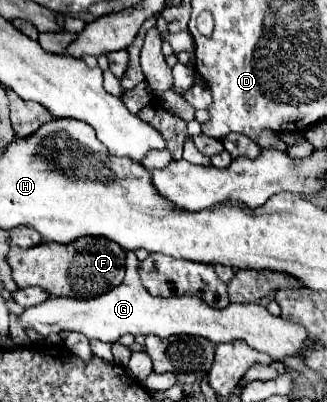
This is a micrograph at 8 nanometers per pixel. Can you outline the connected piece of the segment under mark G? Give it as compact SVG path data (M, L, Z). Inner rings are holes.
M128 251L126 253L126 277L124 281L114 287L112 291L94 297L94 299L72 299L72 297L48 297L46 301L26 307L22 315L18 315L18 323L24 329L32 329L42 337L62 331L78 331L88 339L98 339L106 343L118 341L122 335L132 333L136 335L156 335L156 337L170 337L170 335L198 335L206 337L212 343L232 343L232 341L246 341L252 349L268 353L272 359L282 361L288 355L298 355L304 345L308 345L306 329L282 319L274 317L266 307L256 303L238 305L232 303L224 309L212 309L198 297L152 297L140 281L138 275L138 257Z

